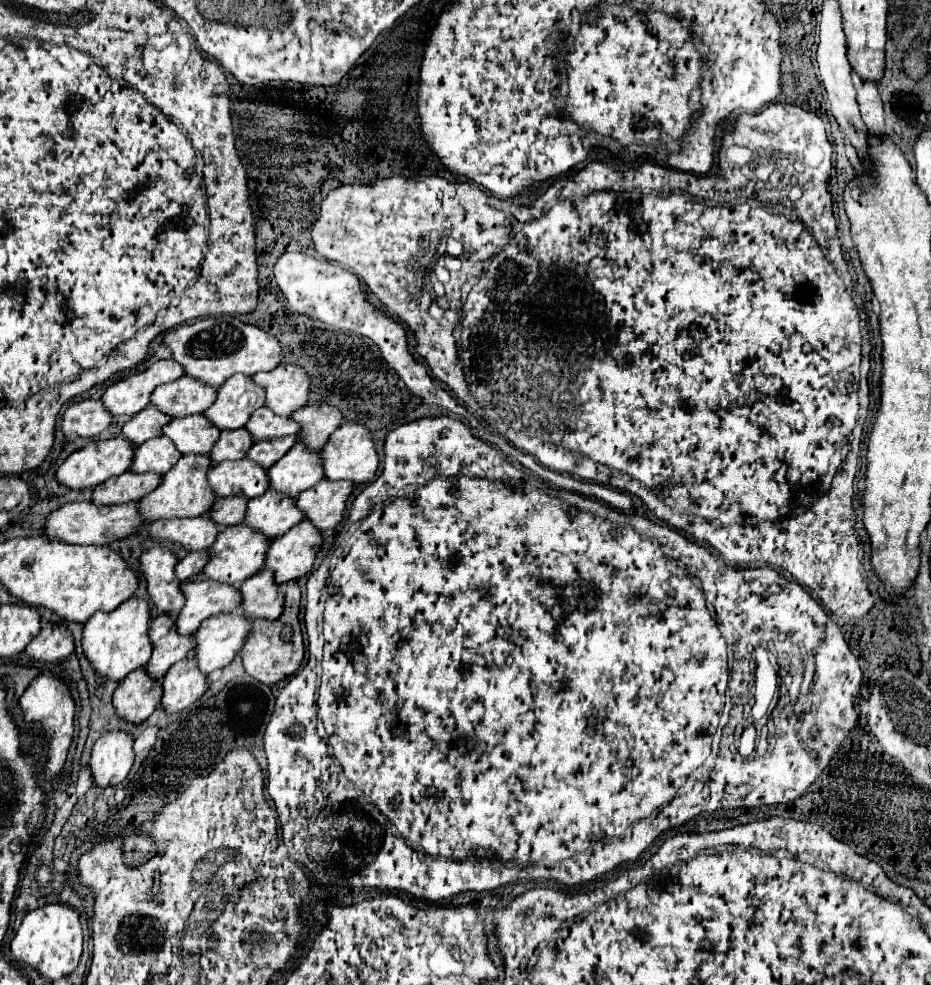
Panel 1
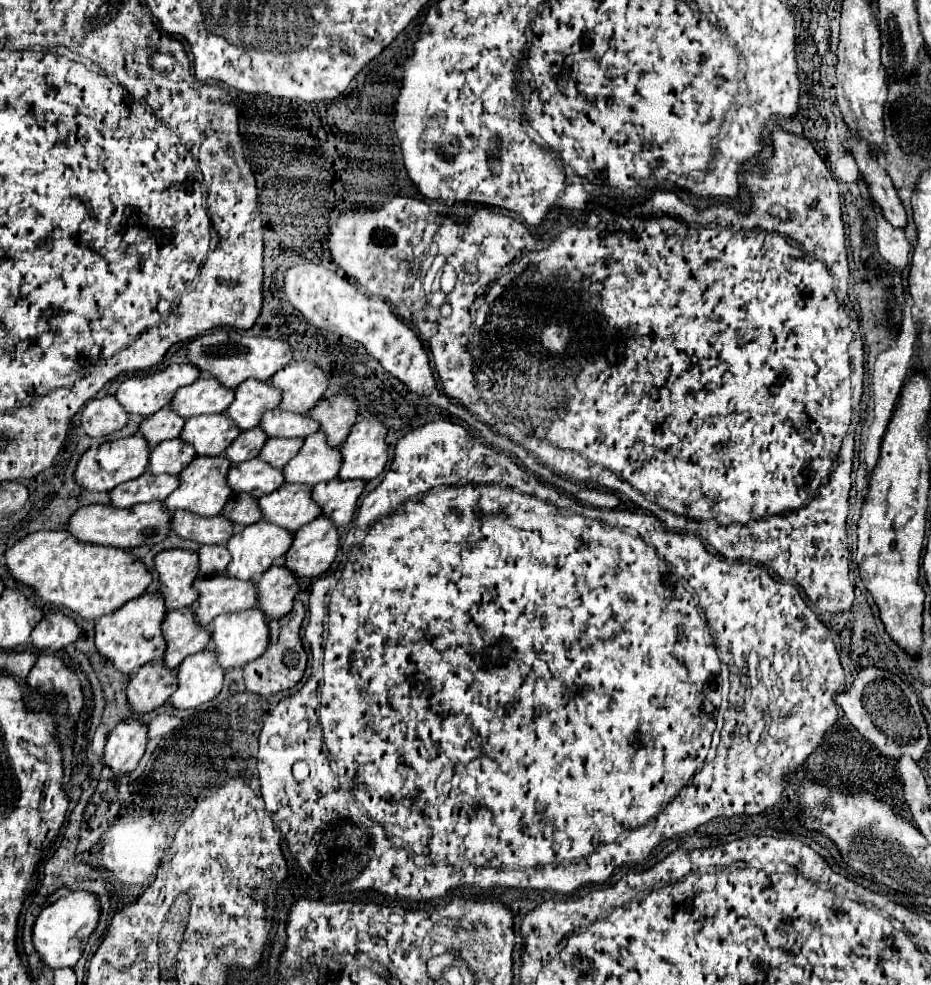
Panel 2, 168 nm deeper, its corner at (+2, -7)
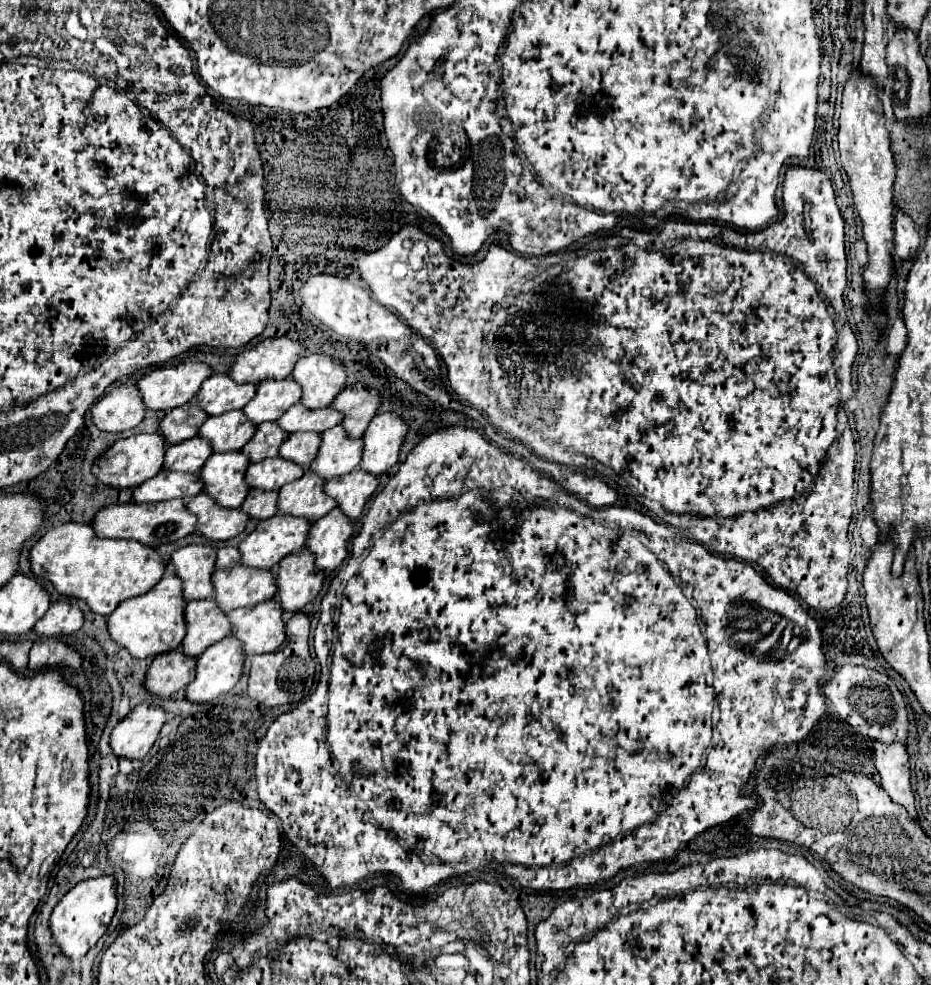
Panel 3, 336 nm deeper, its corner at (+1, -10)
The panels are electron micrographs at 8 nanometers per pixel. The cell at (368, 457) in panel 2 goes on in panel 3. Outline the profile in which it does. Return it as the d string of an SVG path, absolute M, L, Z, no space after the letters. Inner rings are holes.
M395 412L377 414L363 436L365 452L361 468L377 476L385 474L399 460L399 448L407 432L409 426L403 422L399 414Z

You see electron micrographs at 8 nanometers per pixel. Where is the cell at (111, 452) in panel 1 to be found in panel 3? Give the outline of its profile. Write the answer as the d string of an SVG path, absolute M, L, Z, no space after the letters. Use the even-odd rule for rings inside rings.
M133 434L117 440L95 464L93 474L111 488L131 488L159 474L165 458L165 438L161 434Z

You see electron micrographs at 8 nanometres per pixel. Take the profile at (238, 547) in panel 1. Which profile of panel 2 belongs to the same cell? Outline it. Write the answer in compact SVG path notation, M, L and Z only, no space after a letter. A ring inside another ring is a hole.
M260 519L258 523L244 527L244 531L234 533L228 539L226 547L228 547L228 553L230 553L232 559L230 559L230 563L228 563L228 567L226 567L224 573L228 577L244 579L244 581L256 579L256 575L260 577L268 567L274 565L274 561L278 561L278 559L282 559L286 555L290 543L292 543L292 533L290 531L286 531L282 527L276 527L276 525Z

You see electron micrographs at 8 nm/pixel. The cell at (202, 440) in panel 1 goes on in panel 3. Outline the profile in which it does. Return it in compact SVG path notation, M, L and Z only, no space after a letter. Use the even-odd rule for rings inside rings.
M233 410L221 416L209 416L199 436L211 442L213 452L231 452L241 450L253 438L255 430L257 426L245 418L243 410Z

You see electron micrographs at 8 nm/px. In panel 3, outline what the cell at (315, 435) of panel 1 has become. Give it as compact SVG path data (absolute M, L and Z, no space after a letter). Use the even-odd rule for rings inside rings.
M357 382L357 384L347 386L343 392L339 392L331 408L345 414L345 420L341 424L345 426L347 434L353 438L361 438L371 418L375 416L379 404L381 400L379 400L377 388Z

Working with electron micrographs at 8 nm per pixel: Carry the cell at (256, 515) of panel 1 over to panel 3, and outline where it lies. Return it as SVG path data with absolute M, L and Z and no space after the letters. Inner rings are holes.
M307 470L299 480L285 484L279 490L279 514L303 516L309 522L317 522L321 516L331 512L337 502L323 492L325 478Z

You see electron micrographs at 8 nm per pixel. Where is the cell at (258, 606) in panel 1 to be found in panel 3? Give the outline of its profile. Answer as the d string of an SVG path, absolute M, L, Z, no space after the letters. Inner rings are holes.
M299 550L279 562L277 586L279 600L285 612L299 612L321 592L325 572L317 570L313 552Z

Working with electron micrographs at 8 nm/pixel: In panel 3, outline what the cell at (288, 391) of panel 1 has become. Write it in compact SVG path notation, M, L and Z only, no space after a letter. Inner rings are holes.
M325 354L301 358L293 370L293 378L303 388L301 404L307 408L329 406L347 382L345 366Z

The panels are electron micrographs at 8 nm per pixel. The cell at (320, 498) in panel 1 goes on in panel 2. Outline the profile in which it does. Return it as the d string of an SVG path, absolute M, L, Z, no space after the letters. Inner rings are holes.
M360 479L356 481L326 481L318 483L312 489L312 499L322 509L322 515L328 515L336 527L346 527L352 517L358 503L360 493L364 491L364 483Z

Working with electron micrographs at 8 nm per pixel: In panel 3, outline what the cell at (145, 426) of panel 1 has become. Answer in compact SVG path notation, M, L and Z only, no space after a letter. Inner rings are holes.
M195 400L173 408L167 412L167 416L161 422L161 432L165 434L165 440L169 444L179 444L183 440L189 440L199 434L201 424L207 420L209 414L197 406Z

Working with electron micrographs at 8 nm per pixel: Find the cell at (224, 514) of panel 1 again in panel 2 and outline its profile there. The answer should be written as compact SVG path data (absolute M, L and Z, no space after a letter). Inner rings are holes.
M246 493L236 495L236 499L230 499L222 515L230 519L234 525L252 525L262 519L262 513L258 509L258 499Z

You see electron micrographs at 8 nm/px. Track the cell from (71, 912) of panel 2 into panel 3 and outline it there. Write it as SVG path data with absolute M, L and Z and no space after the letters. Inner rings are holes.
M99 876L99 878L83 880L77 886L73 886L55 906L51 914L53 940L61 946L63 954L67 954L73 960L81 960L89 952L89 948L93 948L95 942L105 934L115 910L117 910L115 876Z

